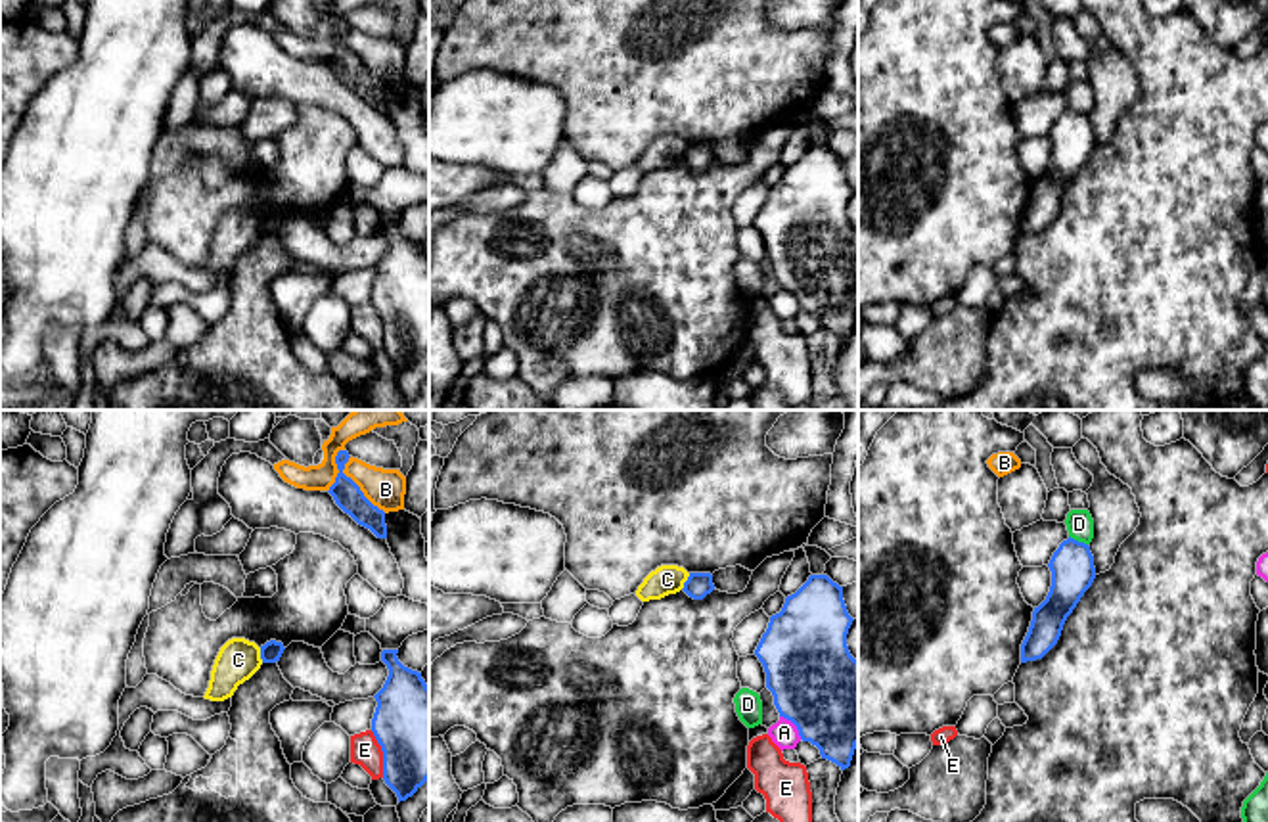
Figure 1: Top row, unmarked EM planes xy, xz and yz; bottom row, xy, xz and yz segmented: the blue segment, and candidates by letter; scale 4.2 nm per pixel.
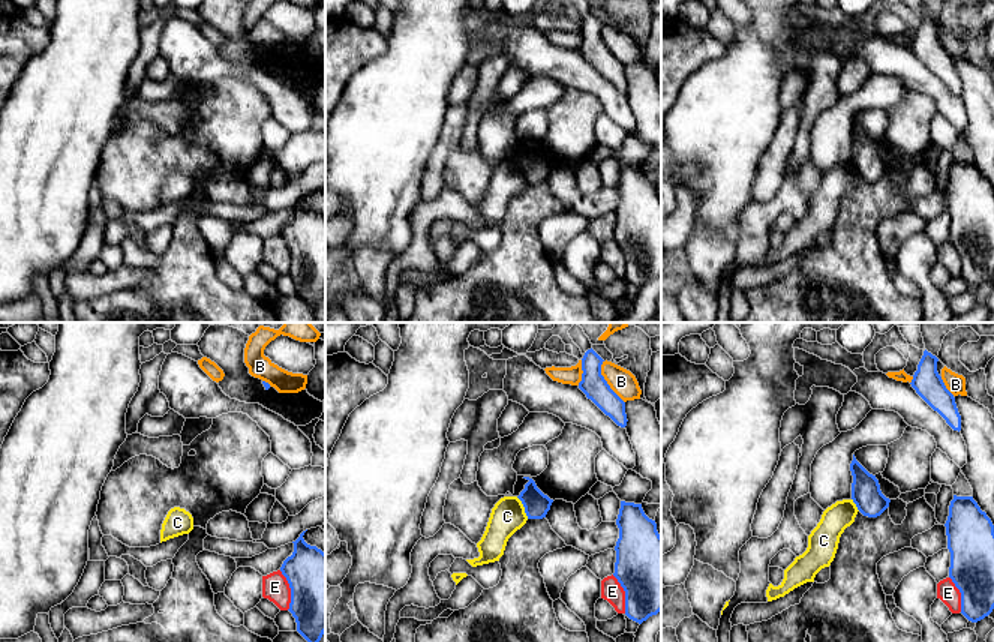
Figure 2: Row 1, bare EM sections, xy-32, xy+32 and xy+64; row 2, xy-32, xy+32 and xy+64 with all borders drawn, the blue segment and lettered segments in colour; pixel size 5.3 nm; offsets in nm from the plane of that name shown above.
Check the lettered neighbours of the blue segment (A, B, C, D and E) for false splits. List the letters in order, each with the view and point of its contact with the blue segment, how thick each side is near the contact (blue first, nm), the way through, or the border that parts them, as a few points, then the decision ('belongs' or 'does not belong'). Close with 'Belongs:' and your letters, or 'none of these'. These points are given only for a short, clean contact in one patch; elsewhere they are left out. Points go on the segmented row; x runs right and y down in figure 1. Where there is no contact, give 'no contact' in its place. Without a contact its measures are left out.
A: xz (793, 723) | 400/110 nm | does not belong
B: xy (353, 481) | 120/160 nm | along xy (339, 449), (336, 466), (385, 512) | does not belong
C: xz (686, 581) | 110/130 nm | along xz (690, 573), (680, 589) | does not belong
D: yz (1077, 541) | 180/110 nm | does not belong
E: xy (384, 753) | 380/130 nm | does not belong
Belongs: none of these

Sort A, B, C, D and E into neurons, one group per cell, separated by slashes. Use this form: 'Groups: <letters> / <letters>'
Groups: A / B / C / D / E

